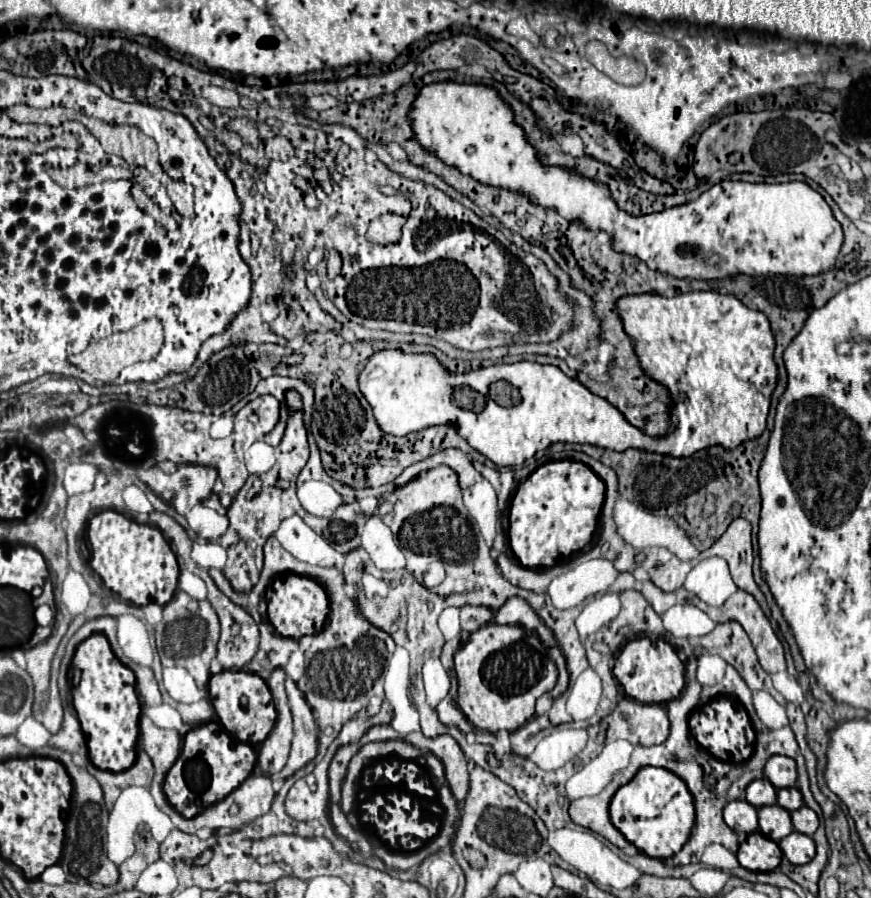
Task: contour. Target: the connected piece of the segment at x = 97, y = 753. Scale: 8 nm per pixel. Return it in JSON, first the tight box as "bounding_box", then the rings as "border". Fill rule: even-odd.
{"bounding_box":[69,633,141,771],"border":[[[93,633],[77,647],[69,667],[69,683],[73,691],[73,707],[79,715],[93,765],[107,771],[129,769],[137,755],[141,705],[135,691],[133,671],[113,655],[103,633]]]}

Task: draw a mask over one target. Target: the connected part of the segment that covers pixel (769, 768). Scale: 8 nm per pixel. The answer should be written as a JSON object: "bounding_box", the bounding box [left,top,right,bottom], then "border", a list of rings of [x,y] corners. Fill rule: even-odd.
{"bounding_box":[765,755,797,787],"border":[[[773,755],[765,765],[765,777],[777,787],[793,787],[797,781],[797,763],[787,755]]]}

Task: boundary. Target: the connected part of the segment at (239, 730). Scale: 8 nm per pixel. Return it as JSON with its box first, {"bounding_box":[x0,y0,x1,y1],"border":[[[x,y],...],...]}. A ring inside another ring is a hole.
{"bounding_box":[209,671,277,745],"border":[[[221,671],[221,673],[213,675],[209,681],[209,697],[211,697],[215,711],[221,719],[221,723],[225,725],[225,729],[243,743],[259,745],[275,725],[277,711],[273,707],[271,691],[267,687],[265,679],[261,679],[255,673]],[[243,697],[245,697],[245,701],[243,701]]]}

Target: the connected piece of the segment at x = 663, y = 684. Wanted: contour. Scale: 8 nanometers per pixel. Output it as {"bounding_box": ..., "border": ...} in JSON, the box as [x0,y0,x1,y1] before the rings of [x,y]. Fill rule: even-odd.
{"bounding_box":[613,637,685,705],"border":[[[637,637],[629,641],[621,649],[613,673],[625,687],[625,693],[641,703],[665,705],[667,701],[677,699],[681,689],[685,687],[685,663],[679,659],[673,645],[659,637]]]}

